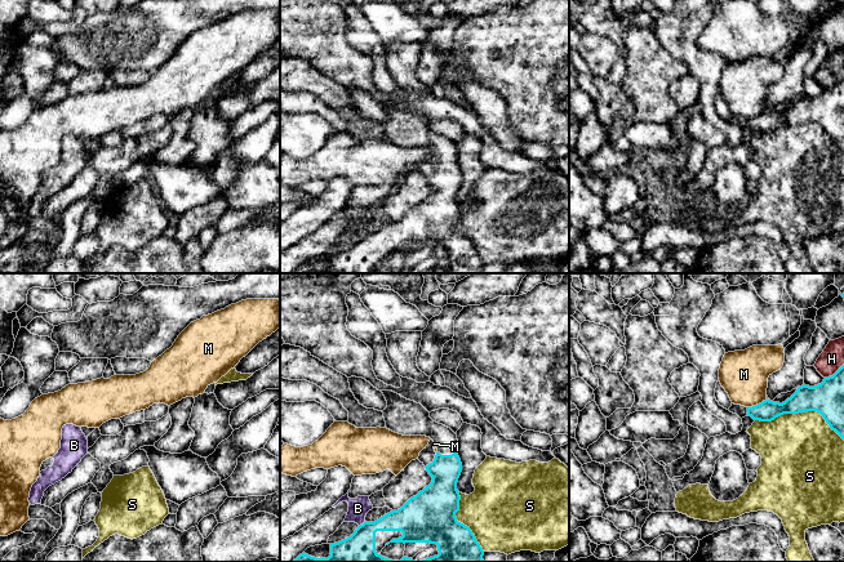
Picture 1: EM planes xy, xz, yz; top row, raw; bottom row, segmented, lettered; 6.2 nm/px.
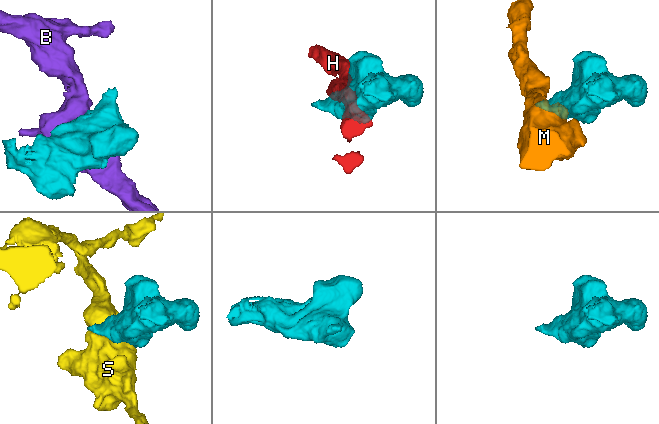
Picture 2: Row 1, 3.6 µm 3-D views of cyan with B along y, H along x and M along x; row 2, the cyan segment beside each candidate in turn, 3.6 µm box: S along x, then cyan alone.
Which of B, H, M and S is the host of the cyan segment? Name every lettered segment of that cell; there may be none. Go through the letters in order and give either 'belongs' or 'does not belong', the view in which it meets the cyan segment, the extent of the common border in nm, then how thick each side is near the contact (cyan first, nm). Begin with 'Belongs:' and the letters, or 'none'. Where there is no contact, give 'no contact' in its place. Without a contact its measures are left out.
Belongs: none
B: does not belong; meets cyan in xz; contact 50 nm long; 300 nm thick on the cyan side, 130 nm on the other
H: does not belong; meets cyan in yz; contact 150 nm long; 200 nm thick on the cyan side, 150 nm on the other
M: does not belong; meets cyan in yz; contact 130 nm long; 130 nm thick on the cyan side, 300 nm on the other
S: does not belong; meets cyan in yz; contact 550 nm long; 200 nm thick on the cyan side, 480 nm on the other

